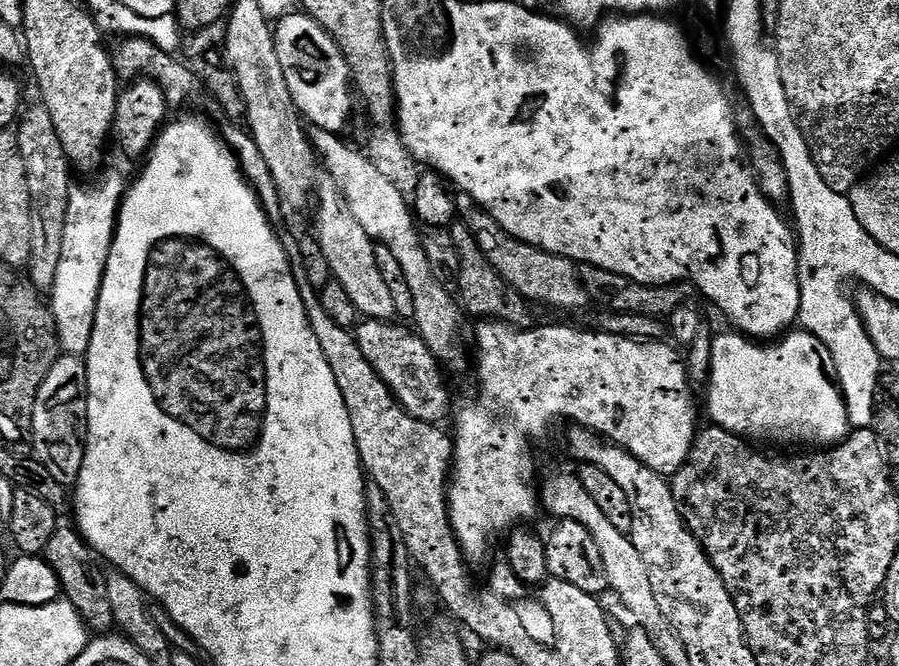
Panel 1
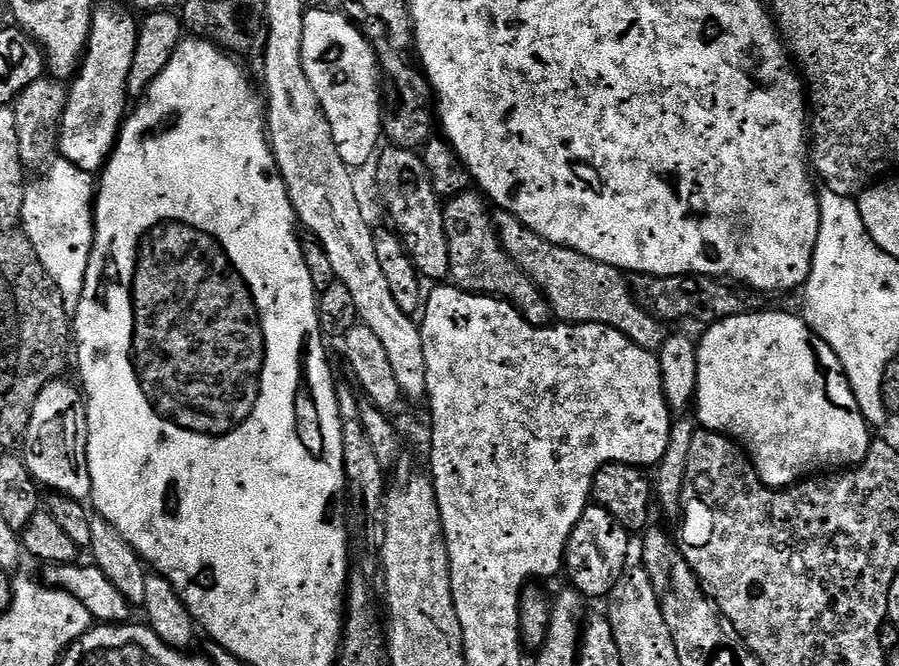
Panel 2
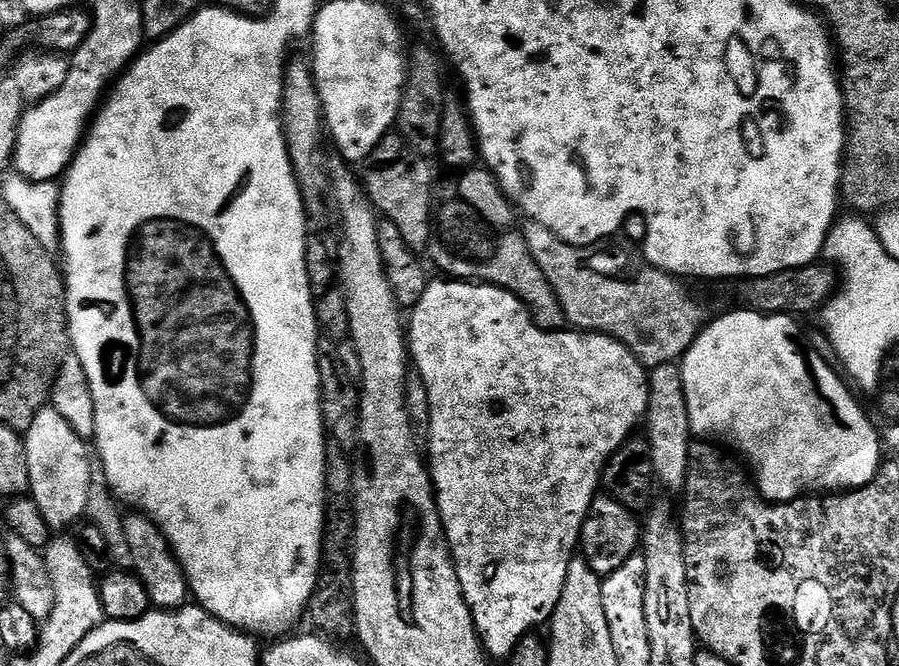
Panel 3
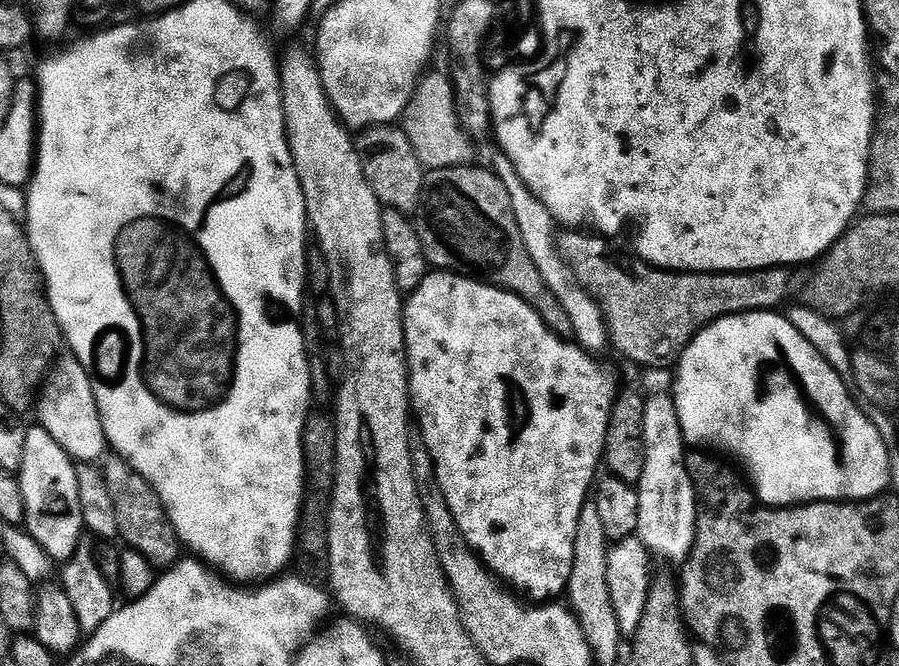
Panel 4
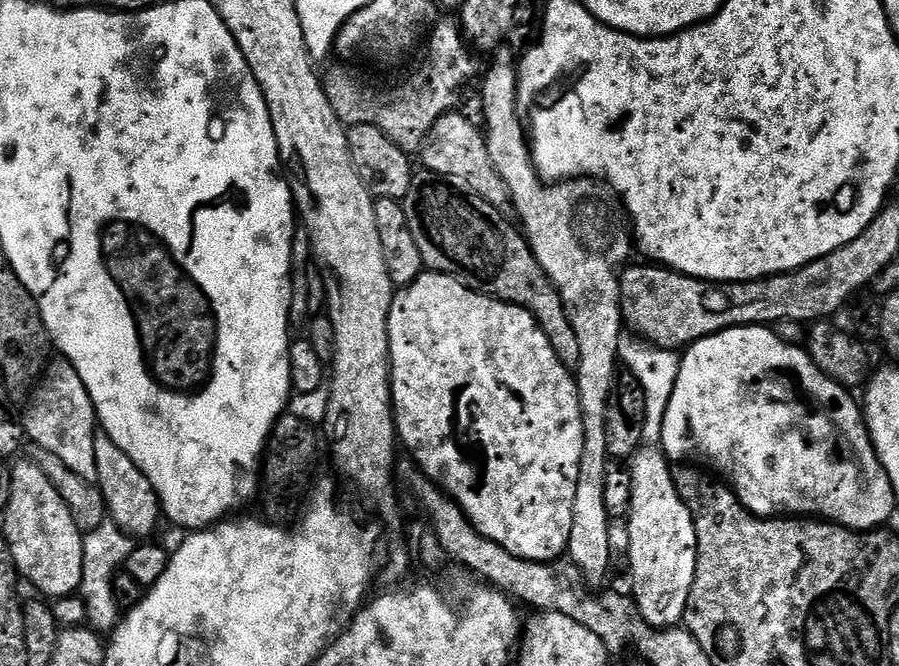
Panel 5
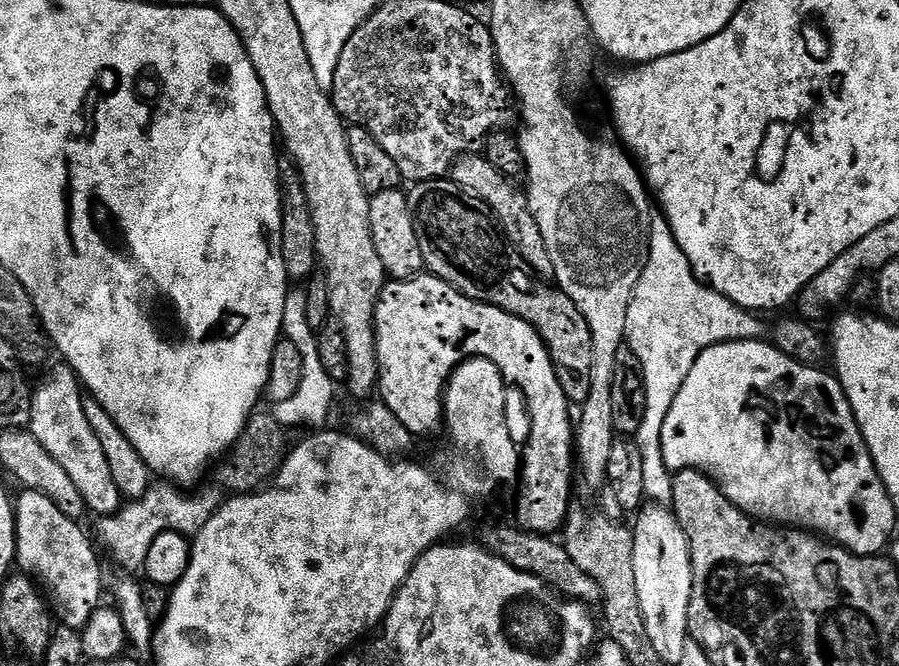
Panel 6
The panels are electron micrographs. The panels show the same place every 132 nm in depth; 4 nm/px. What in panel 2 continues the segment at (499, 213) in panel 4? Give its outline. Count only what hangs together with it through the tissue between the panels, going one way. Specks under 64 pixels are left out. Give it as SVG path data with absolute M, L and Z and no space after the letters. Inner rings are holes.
M469 190L451 197L444 204L444 221L446 222L446 243L450 246L450 280L455 287L464 292L477 292L480 296L494 296L497 300L504 300L520 311L522 318L530 326L546 328L553 323L552 307L546 297L540 293L540 287L519 268L506 254L502 242L496 233L496 221L490 211L490 204L479 191Z

